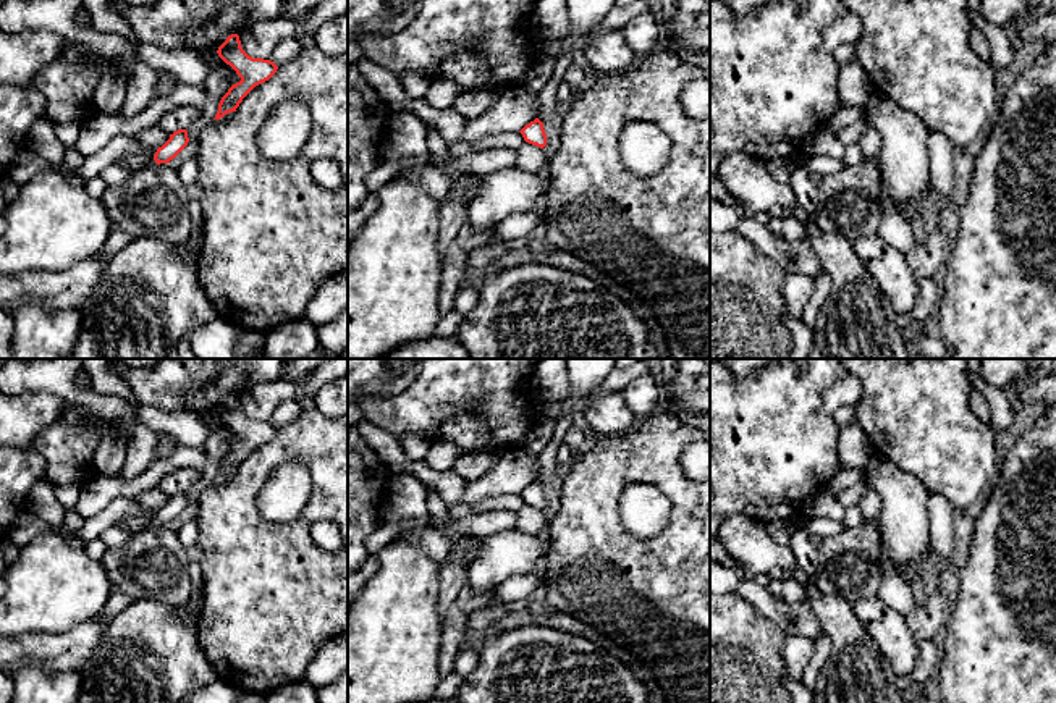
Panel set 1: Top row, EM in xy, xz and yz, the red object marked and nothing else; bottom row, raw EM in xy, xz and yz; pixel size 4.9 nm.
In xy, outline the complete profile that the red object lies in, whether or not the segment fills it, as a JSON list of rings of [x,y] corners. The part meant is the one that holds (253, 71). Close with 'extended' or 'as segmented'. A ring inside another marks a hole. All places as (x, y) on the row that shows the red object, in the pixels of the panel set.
[[[231,34],[217,50],[218,57],[230,65],[241,78],[233,84],[218,103],[218,112],[213,120],[223,118],[226,113],[236,112],[243,99],[259,84],[268,81],[278,66],[264,58],[249,57],[243,47],[238,34]]]; as segmented

